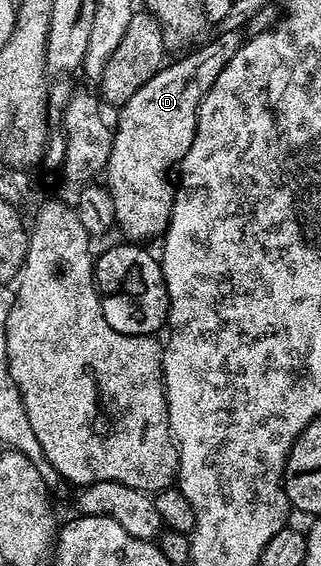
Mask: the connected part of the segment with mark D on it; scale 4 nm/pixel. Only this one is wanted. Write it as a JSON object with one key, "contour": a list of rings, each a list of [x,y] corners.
{"contour":[[[224,31],[215,34],[215,39],[207,38],[199,51],[194,51],[184,59],[178,59],[175,63],[167,62],[151,79],[144,81],[136,93],[127,103],[121,104],[118,115],[118,128],[114,131],[114,144],[109,144],[108,158],[104,163],[104,186],[110,192],[112,205],[116,205],[116,217],[114,218],[117,230],[123,231],[130,241],[144,241],[142,239],[154,239],[165,236],[166,227],[170,223],[170,210],[174,204],[174,188],[172,172],[181,164],[182,158],[188,153],[188,149],[194,140],[196,133],[196,121],[198,110],[216,77],[236,57],[244,42],[242,31]]]}

